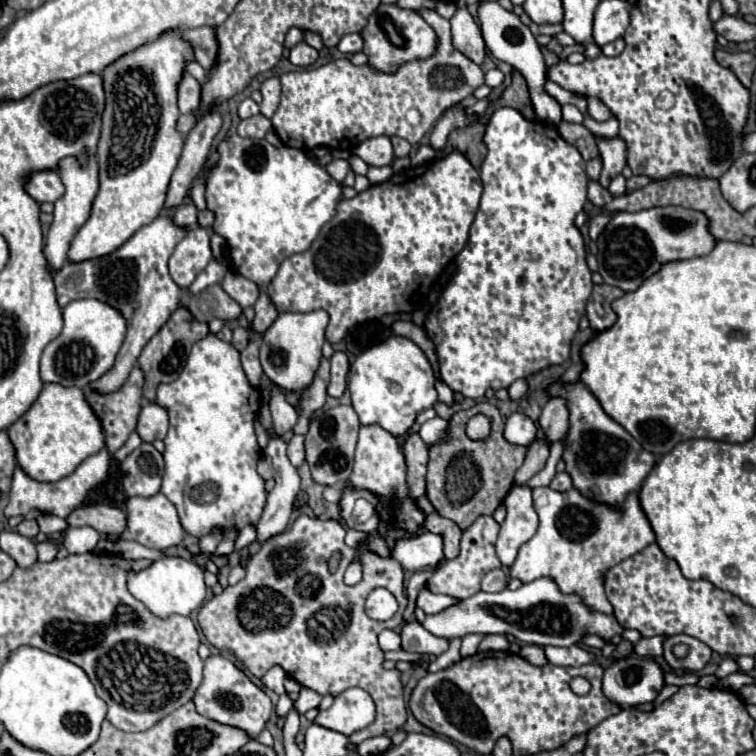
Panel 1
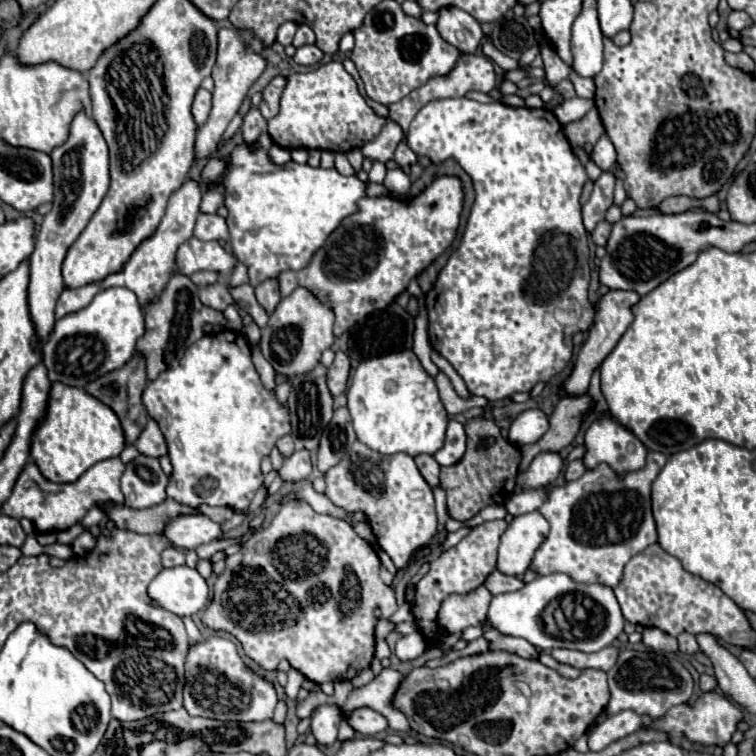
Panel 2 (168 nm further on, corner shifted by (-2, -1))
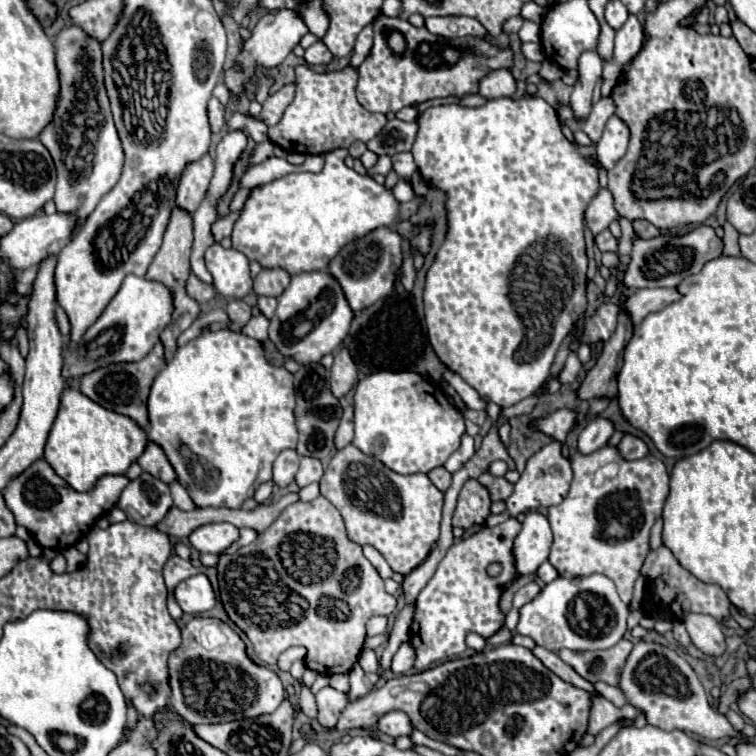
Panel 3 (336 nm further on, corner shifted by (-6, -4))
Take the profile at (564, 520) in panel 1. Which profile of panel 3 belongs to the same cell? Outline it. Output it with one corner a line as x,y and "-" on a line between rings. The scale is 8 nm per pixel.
611,446
589,456
575,454
571,468
573,482
567,498
551,506
547,514
555,536
549,562
559,576
565,578
589,576
595,572
609,576
621,600
629,606
639,568
649,552
651,528
661,516
663,502
669,494
667,468
653,456
627,462
617,454
617,448

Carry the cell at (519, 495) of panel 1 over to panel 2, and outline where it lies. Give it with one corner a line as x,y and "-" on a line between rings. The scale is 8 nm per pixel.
539,511
515,517
501,537
497,569
505,575
521,577
529,569
535,551
547,535
549,523

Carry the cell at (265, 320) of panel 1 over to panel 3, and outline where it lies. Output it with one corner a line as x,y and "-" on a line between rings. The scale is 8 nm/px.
275,268
275,270
261,270
259,276
255,278
255,284
253,284
253,290
257,296
281,296
281,292
289,286
289,280
291,276
281,270
281,268

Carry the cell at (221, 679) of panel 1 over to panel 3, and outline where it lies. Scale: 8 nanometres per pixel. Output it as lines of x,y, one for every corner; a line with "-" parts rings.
193,618
181,628
181,646
169,656
171,706
189,724
231,722
271,714
285,700
279,676
251,662
237,632
215,618

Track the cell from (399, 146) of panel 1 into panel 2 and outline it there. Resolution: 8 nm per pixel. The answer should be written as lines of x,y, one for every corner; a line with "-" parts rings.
401,141
401,145
397,145
397,151
395,151
395,161
399,167
407,167
417,161
417,155
405,145
405,141

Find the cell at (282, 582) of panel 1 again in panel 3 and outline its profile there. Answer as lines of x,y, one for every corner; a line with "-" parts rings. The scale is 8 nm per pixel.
323,496
285,508
255,542
233,556
221,556
217,570
219,596
227,616
247,634
255,654
267,664
277,664
277,658
287,648
303,646
307,648
307,668
327,676
349,674
363,652
367,620
377,614
389,616
397,608
397,600
385,592
383,578
363,556
361,546
349,540
341,514

